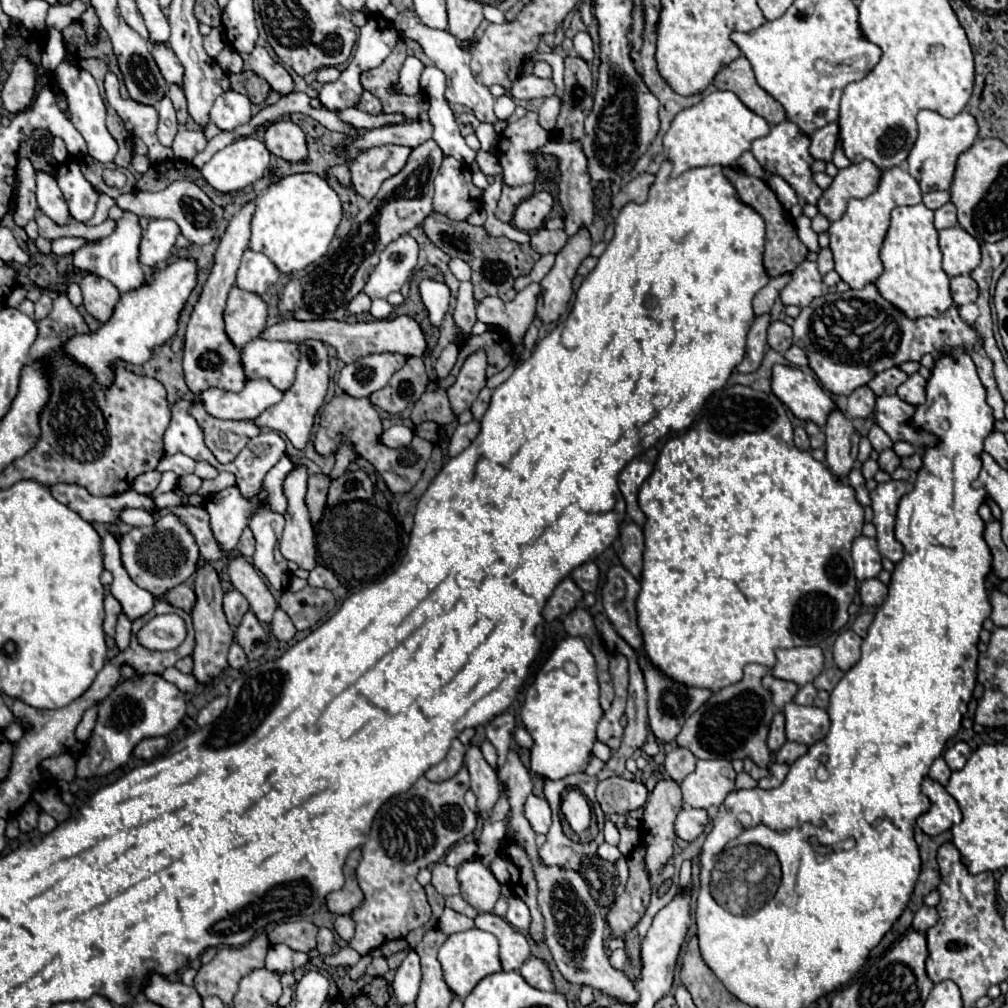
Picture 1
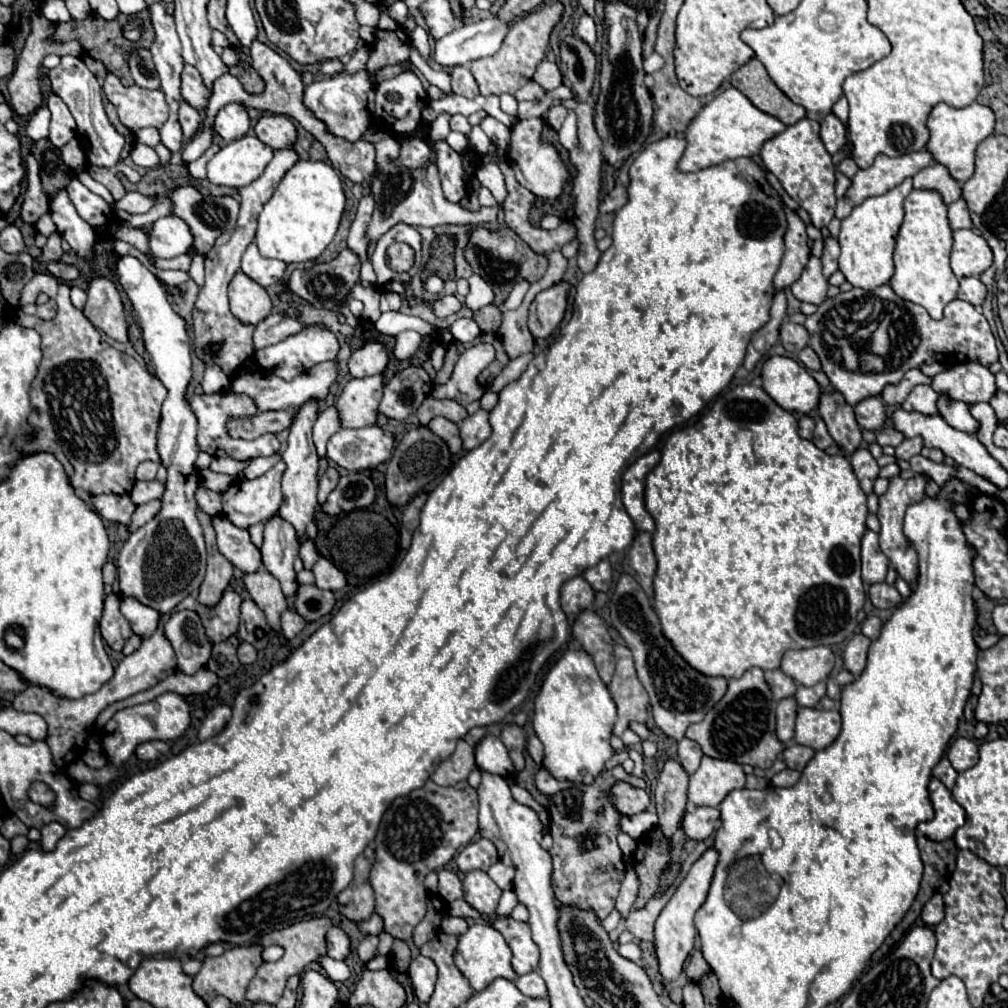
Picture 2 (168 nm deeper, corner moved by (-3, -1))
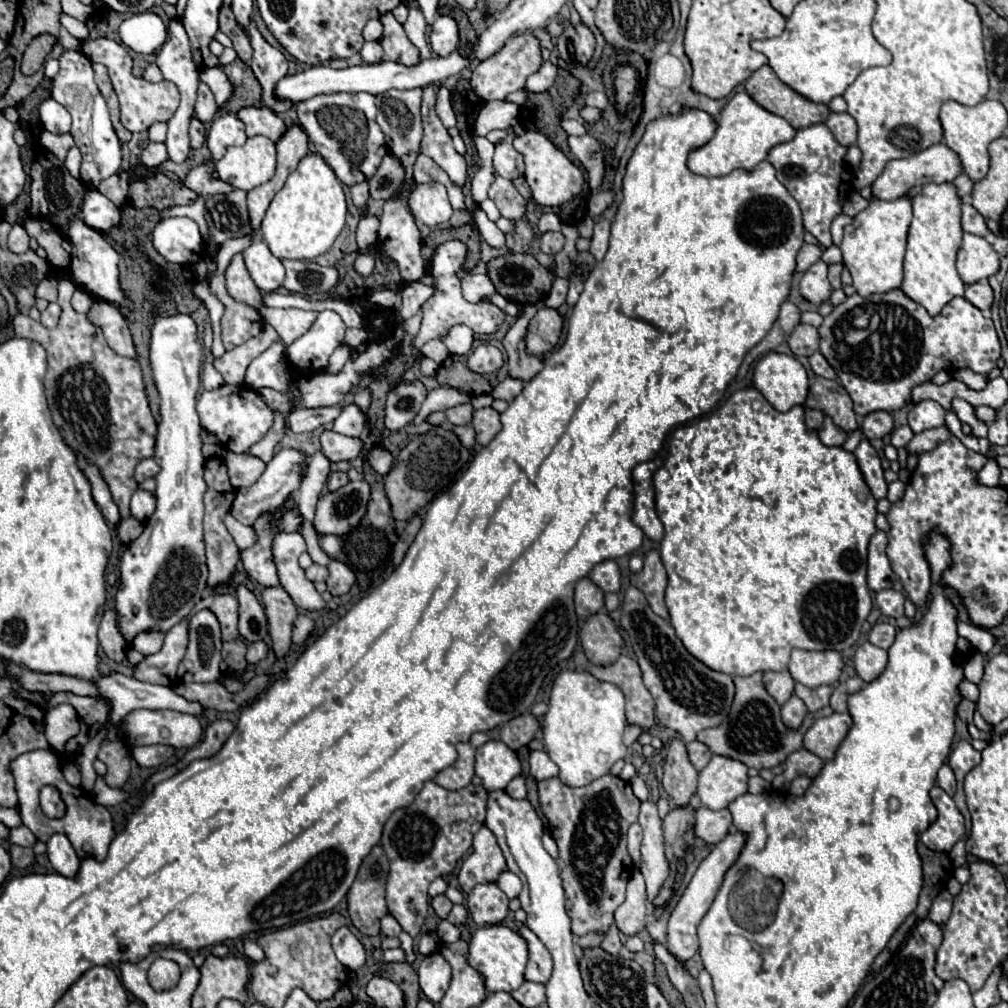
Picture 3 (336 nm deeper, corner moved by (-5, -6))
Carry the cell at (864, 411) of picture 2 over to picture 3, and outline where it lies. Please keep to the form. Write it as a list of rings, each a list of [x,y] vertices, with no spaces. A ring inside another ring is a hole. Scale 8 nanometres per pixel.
[[[877,410],[877,412],[871,412],[867,414],[863,420],[861,420],[861,432],[867,440],[871,438],[883,438],[887,434],[891,434],[893,430],[893,416],[889,412],[883,412],[883,410]]]

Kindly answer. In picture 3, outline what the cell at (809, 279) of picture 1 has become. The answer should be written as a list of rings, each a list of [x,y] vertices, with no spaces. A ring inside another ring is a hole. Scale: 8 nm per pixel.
[[[823,260],[815,262],[799,282],[799,292],[801,296],[811,302],[811,304],[823,304],[831,296],[831,284],[827,280],[827,264]]]

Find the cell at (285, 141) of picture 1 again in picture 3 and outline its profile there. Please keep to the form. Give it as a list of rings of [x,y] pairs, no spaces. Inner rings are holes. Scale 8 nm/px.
[[[255,106],[241,108],[237,116],[245,122],[245,130],[249,138],[267,136],[269,140],[277,142],[287,132],[285,122],[269,108],[255,108]]]

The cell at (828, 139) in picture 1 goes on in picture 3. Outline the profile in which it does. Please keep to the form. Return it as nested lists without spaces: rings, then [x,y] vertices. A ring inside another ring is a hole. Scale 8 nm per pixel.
[[[831,112],[829,118],[825,120],[827,128],[831,130],[831,134],[835,136],[835,140],[841,146],[851,146],[857,140],[857,124],[849,114],[835,114]]]

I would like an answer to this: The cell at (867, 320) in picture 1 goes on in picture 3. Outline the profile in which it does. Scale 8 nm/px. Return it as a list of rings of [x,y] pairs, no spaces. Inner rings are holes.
[[[899,288],[865,298],[859,294],[849,296],[843,304],[835,306],[833,312],[823,318],[819,336],[819,350],[837,372],[843,388],[849,392],[857,416],[865,416],[875,410],[899,410],[909,402],[911,388],[915,384],[931,380],[939,370],[953,372],[959,368],[971,368],[973,372],[989,372],[1001,358],[1001,346],[991,318],[985,318],[981,310],[977,310],[971,302],[965,298],[953,298],[939,316],[931,318],[923,306],[915,304]]]

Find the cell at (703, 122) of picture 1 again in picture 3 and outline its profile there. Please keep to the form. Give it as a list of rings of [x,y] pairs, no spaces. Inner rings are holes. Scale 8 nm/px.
[[[737,92],[719,112],[715,122],[717,122],[717,130],[713,138],[707,144],[691,150],[689,154],[687,166],[693,174],[725,176],[735,168],[753,170],[759,162],[767,158],[773,146],[781,142],[789,142],[795,136],[795,128],[787,120],[761,108],[747,92]]]

